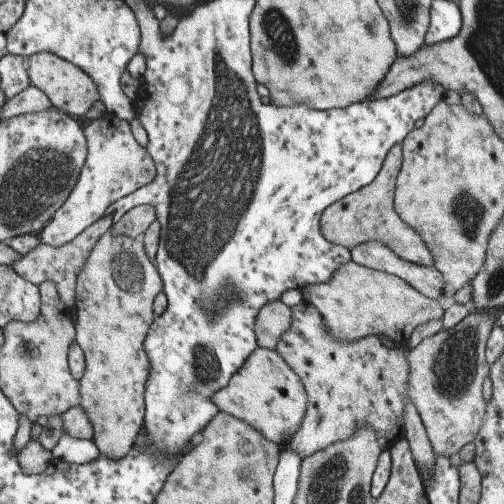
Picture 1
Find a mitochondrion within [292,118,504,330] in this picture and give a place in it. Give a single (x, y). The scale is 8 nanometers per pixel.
(467, 213)

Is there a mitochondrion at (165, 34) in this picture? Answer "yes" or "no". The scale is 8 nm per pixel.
no

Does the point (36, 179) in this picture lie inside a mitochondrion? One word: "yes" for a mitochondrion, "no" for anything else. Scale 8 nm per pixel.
yes

